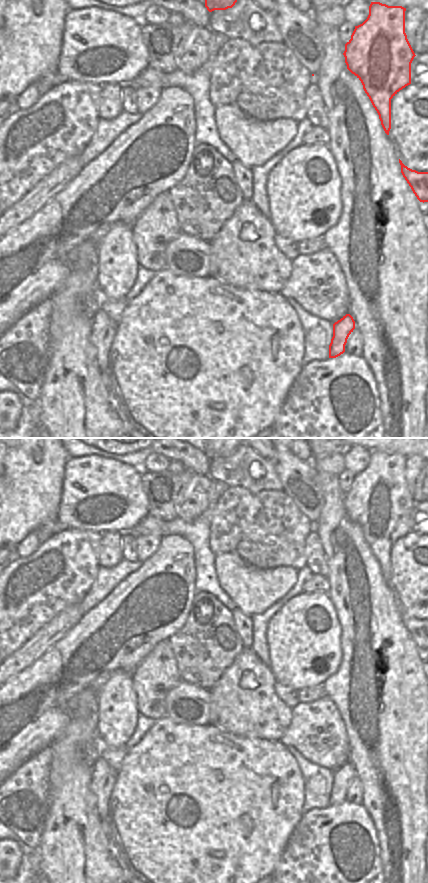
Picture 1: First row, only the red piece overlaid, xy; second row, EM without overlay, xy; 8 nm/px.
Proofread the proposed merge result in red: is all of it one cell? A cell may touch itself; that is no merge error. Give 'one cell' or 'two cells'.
one cell

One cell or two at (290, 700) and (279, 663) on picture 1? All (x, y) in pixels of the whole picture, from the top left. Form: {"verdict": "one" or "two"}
{"verdict": "two"}

